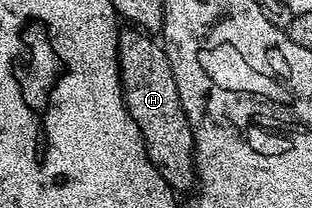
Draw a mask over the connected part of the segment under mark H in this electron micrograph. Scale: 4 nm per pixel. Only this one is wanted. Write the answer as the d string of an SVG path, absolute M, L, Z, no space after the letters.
M124 27L119 30L116 39L116 61L120 64L120 87L124 90L124 102L134 123L138 123L150 163L154 163L172 190L191 190L197 184L194 168L196 144L190 119L186 119L182 99L178 99L178 87L174 83L168 50L143 29Z

